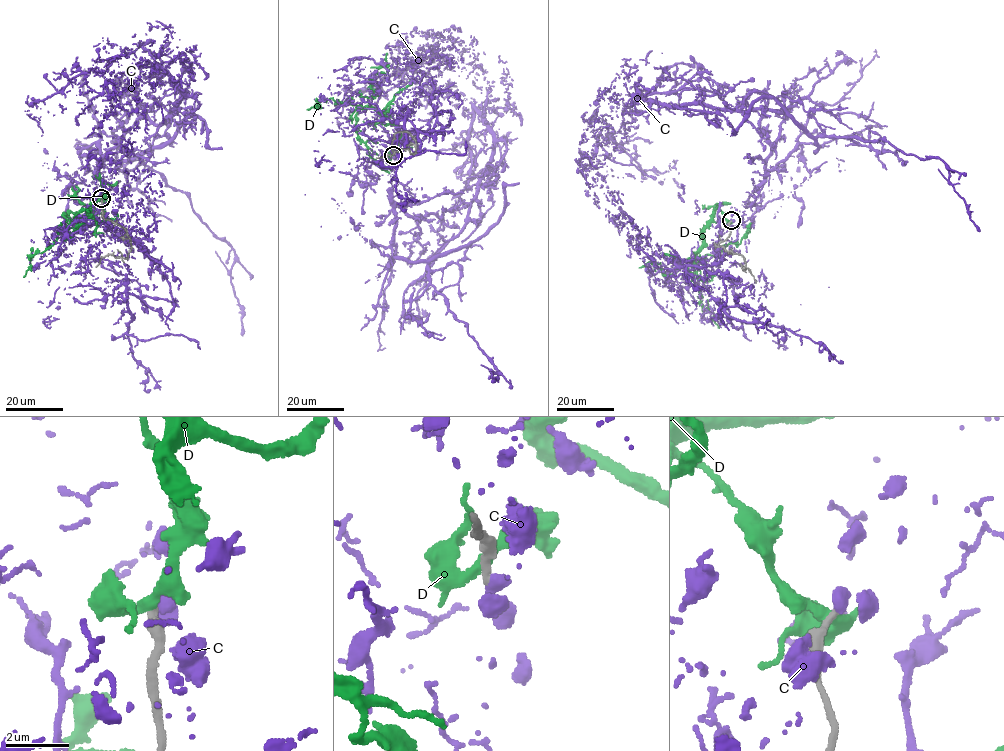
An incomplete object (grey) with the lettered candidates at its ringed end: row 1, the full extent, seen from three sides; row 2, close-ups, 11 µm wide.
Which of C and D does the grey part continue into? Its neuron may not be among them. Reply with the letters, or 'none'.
none

